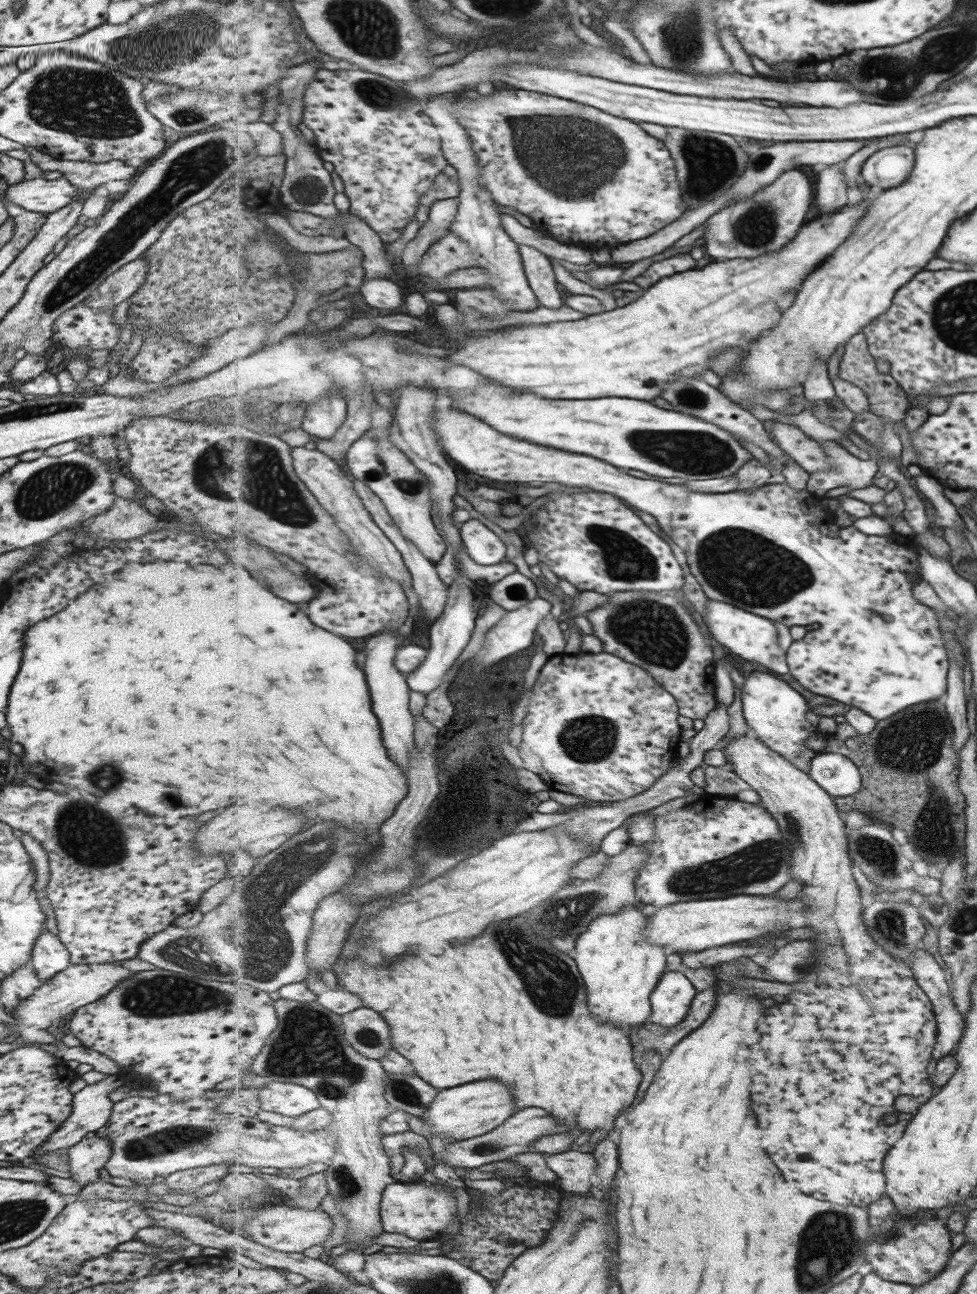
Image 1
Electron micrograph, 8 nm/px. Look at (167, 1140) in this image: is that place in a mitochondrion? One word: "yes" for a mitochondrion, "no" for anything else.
yes

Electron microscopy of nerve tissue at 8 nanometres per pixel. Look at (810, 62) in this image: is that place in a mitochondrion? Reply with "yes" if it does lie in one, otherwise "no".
no

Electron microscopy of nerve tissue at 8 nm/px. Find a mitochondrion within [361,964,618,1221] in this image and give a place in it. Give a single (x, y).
(402, 1091)

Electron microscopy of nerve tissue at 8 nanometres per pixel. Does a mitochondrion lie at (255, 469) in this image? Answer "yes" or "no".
yes

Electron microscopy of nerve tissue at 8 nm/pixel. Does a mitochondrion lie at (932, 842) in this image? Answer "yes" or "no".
yes

